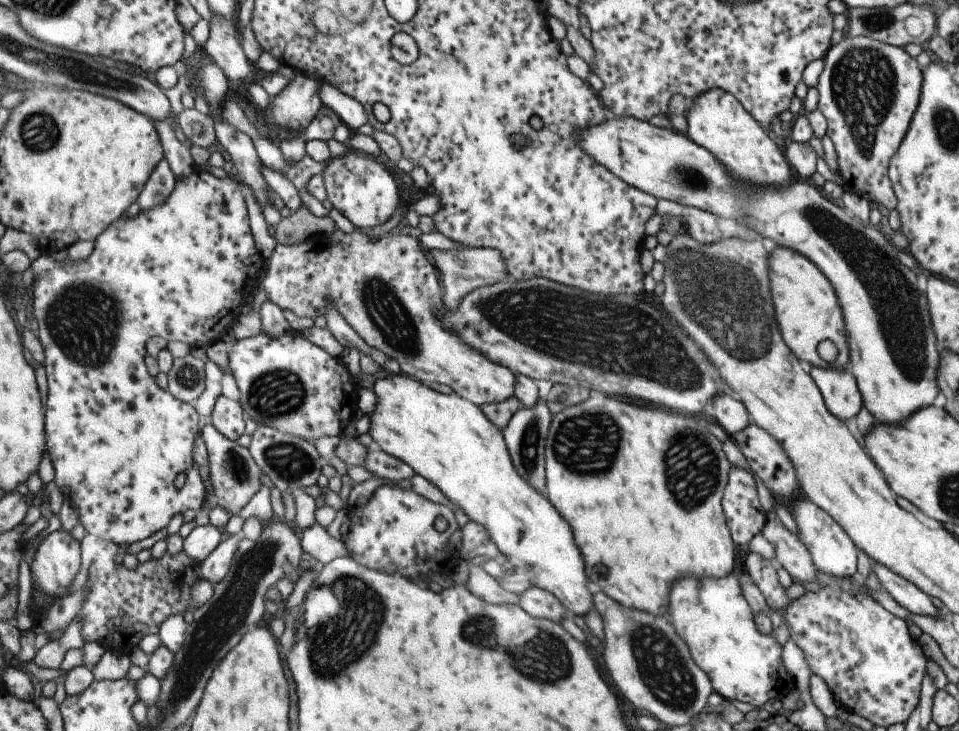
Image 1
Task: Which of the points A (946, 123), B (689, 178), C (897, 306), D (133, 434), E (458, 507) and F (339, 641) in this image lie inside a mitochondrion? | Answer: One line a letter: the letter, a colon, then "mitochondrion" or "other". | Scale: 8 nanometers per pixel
A: mitochondrion
B: mitochondrion
C: mitochondrion
D: other
E: other
F: mitochondrion

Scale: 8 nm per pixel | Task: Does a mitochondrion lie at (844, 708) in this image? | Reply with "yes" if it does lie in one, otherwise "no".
no

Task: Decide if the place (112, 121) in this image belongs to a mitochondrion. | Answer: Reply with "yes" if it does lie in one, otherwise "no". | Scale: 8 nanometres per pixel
no

